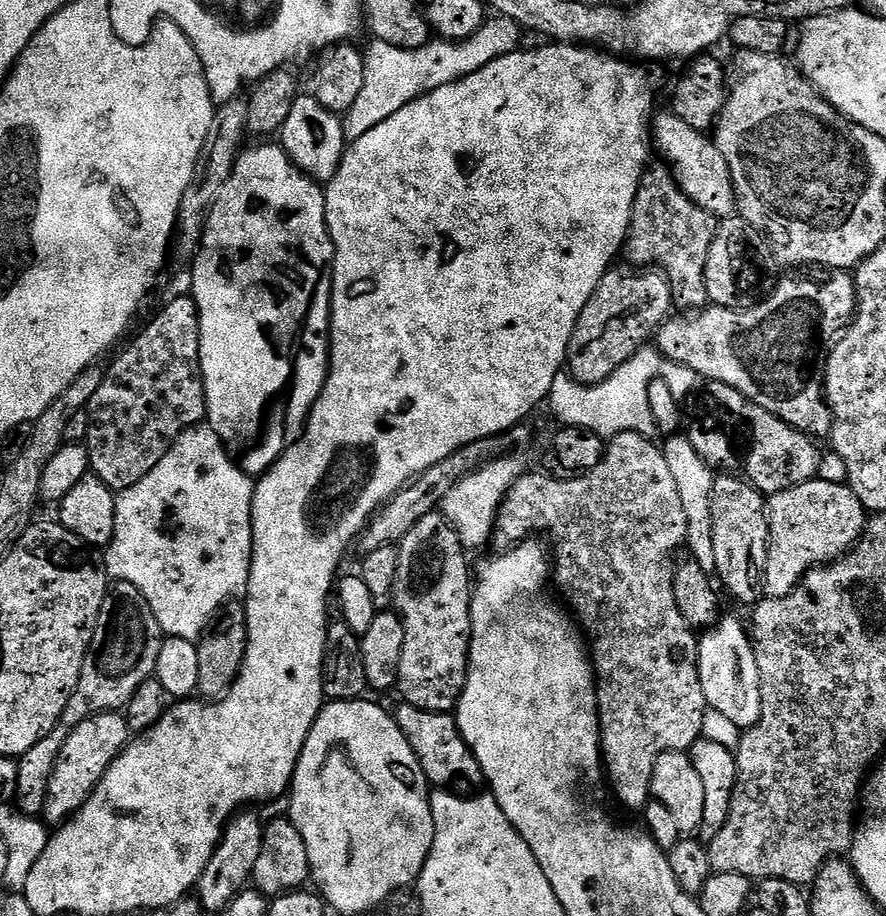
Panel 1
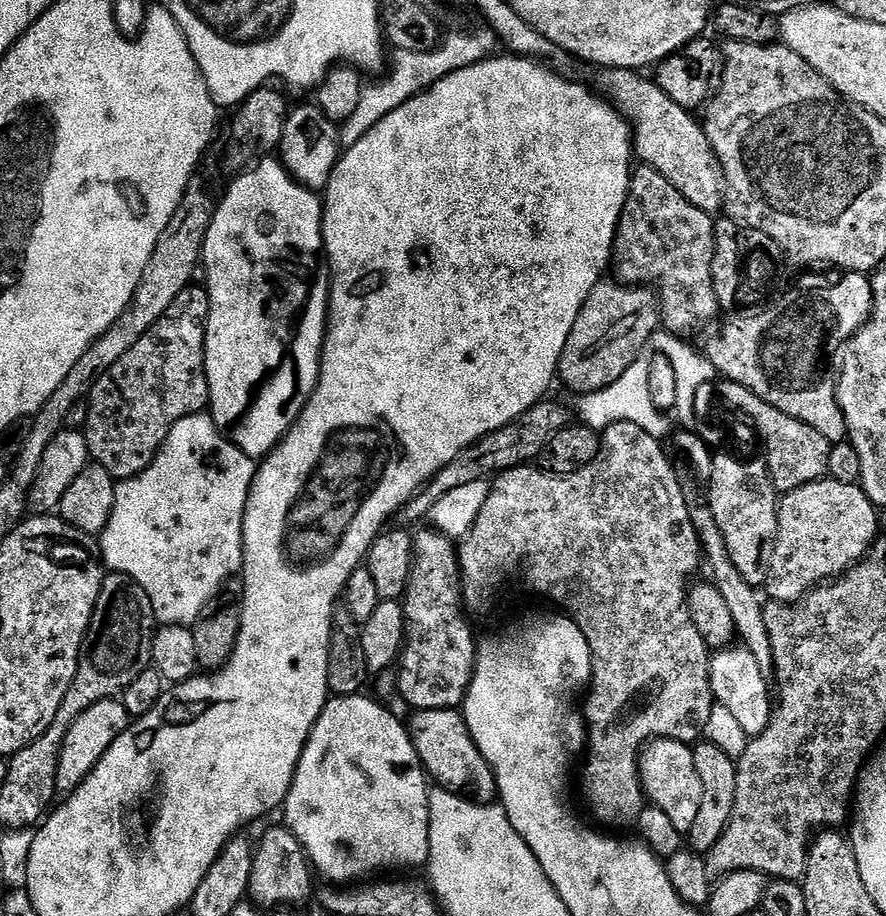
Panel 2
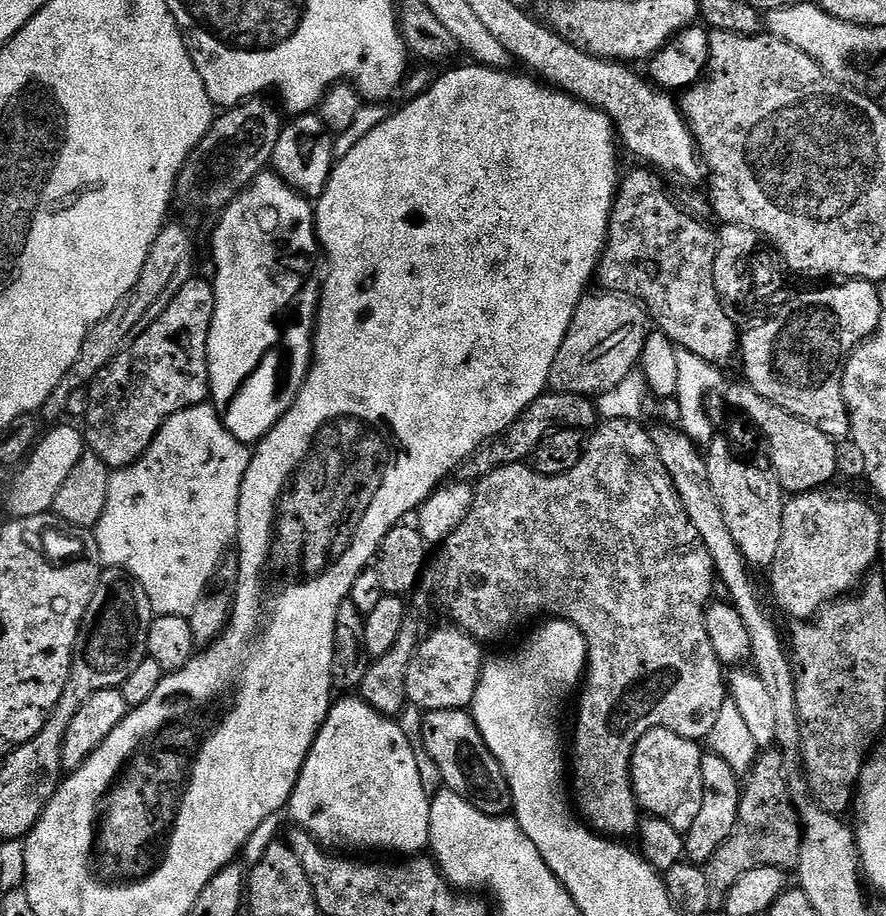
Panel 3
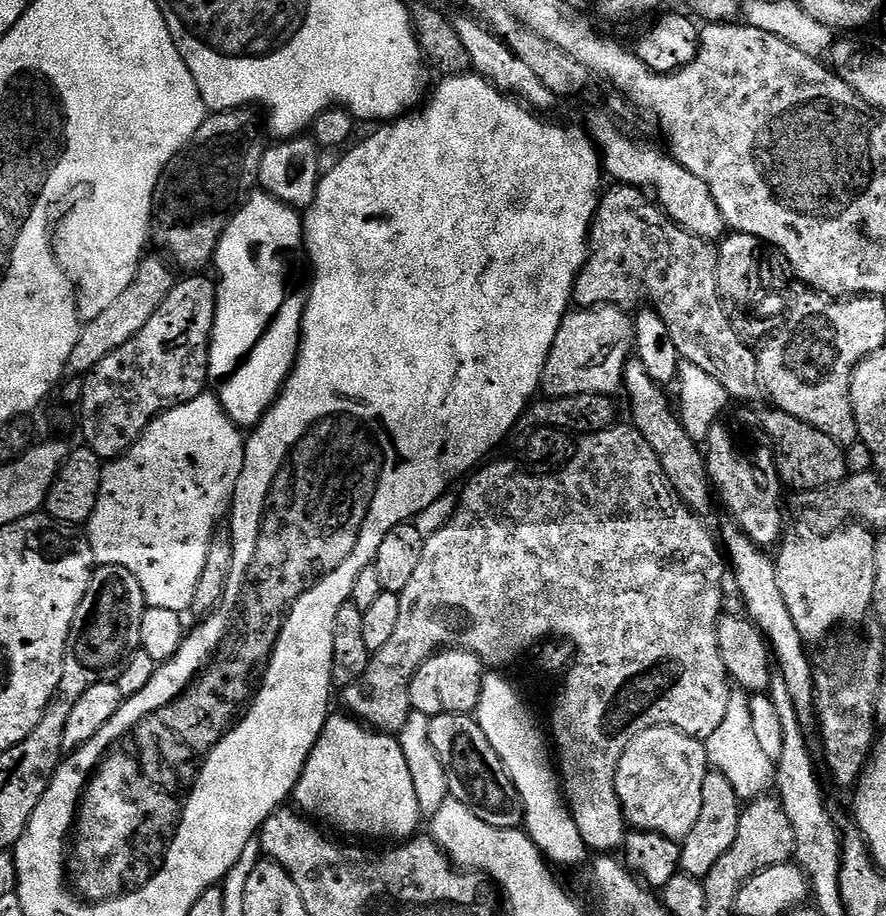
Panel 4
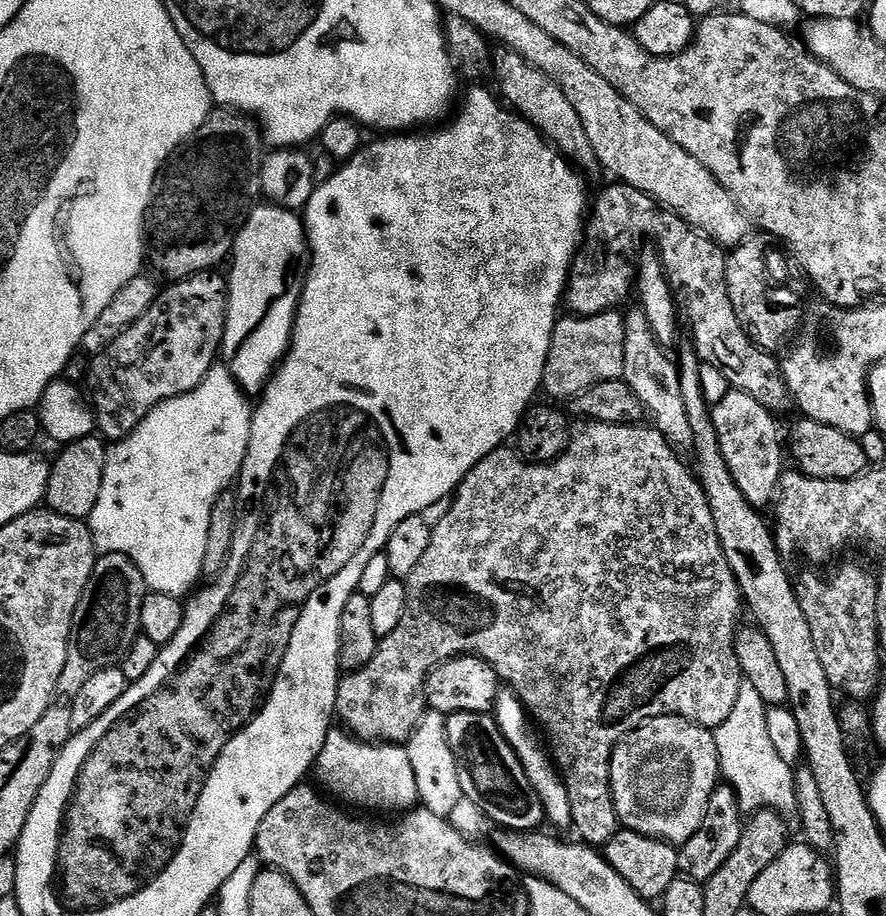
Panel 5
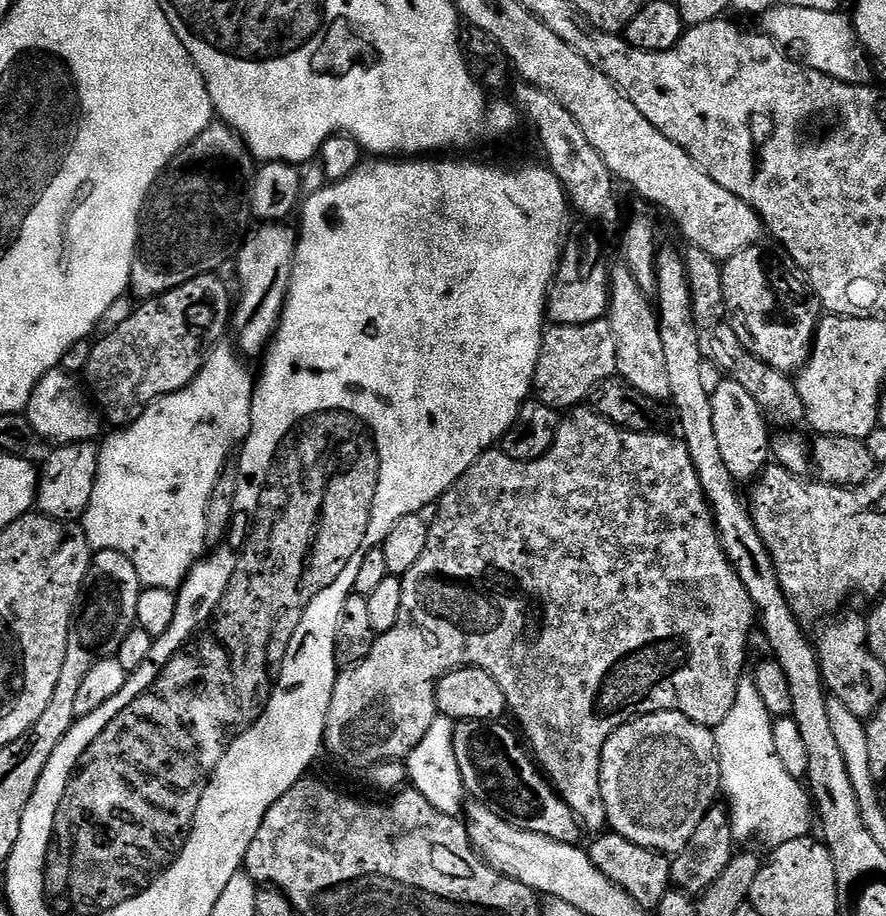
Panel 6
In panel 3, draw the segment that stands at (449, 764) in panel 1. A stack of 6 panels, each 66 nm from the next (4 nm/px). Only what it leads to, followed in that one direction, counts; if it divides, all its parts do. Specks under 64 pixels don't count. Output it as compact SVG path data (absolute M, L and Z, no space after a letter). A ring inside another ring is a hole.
M455 708L424 712L420 740L422 748L437 764L441 781L446 785L447 791L463 793L474 807L482 810L482 814L503 816L511 809L512 797L508 794L508 780L504 777L504 771L501 770L494 754L490 754L476 723L467 711ZM455 752L456 764L448 768L448 756L454 755Z

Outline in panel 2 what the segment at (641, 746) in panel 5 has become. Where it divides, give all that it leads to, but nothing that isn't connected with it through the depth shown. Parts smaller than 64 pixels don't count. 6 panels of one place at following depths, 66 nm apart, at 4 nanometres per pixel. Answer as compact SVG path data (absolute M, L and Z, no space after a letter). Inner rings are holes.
M657 738L641 751L639 765L640 785L651 807L663 810L670 822L674 822L682 834L687 834L702 806L702 778L698 778L698 770L694 770L692 748L681 740Z

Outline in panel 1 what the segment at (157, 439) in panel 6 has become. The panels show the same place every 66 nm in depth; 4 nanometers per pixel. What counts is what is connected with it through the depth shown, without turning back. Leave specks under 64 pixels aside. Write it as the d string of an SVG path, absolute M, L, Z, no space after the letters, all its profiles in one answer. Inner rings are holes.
M197 426L187 428L187 430L172 443L170 450L134 486L130 486L125 492L119 493L116 498L116 513L114 514L114 534L107 548L102 552L102 563L105 572L113 581L121 584L134 586L146 598L154 618L158 622L161 633L165 637L173 636L174 638L186 638L187 640L199 641L204 635L206 629L213 623L214 617L219 613L225 604L245 591L250 578L250 562L252 561L252 490L254 487L253 477L246 475L236 463L231 452L225 448L224 444L218 438L218 434L210 427Z

